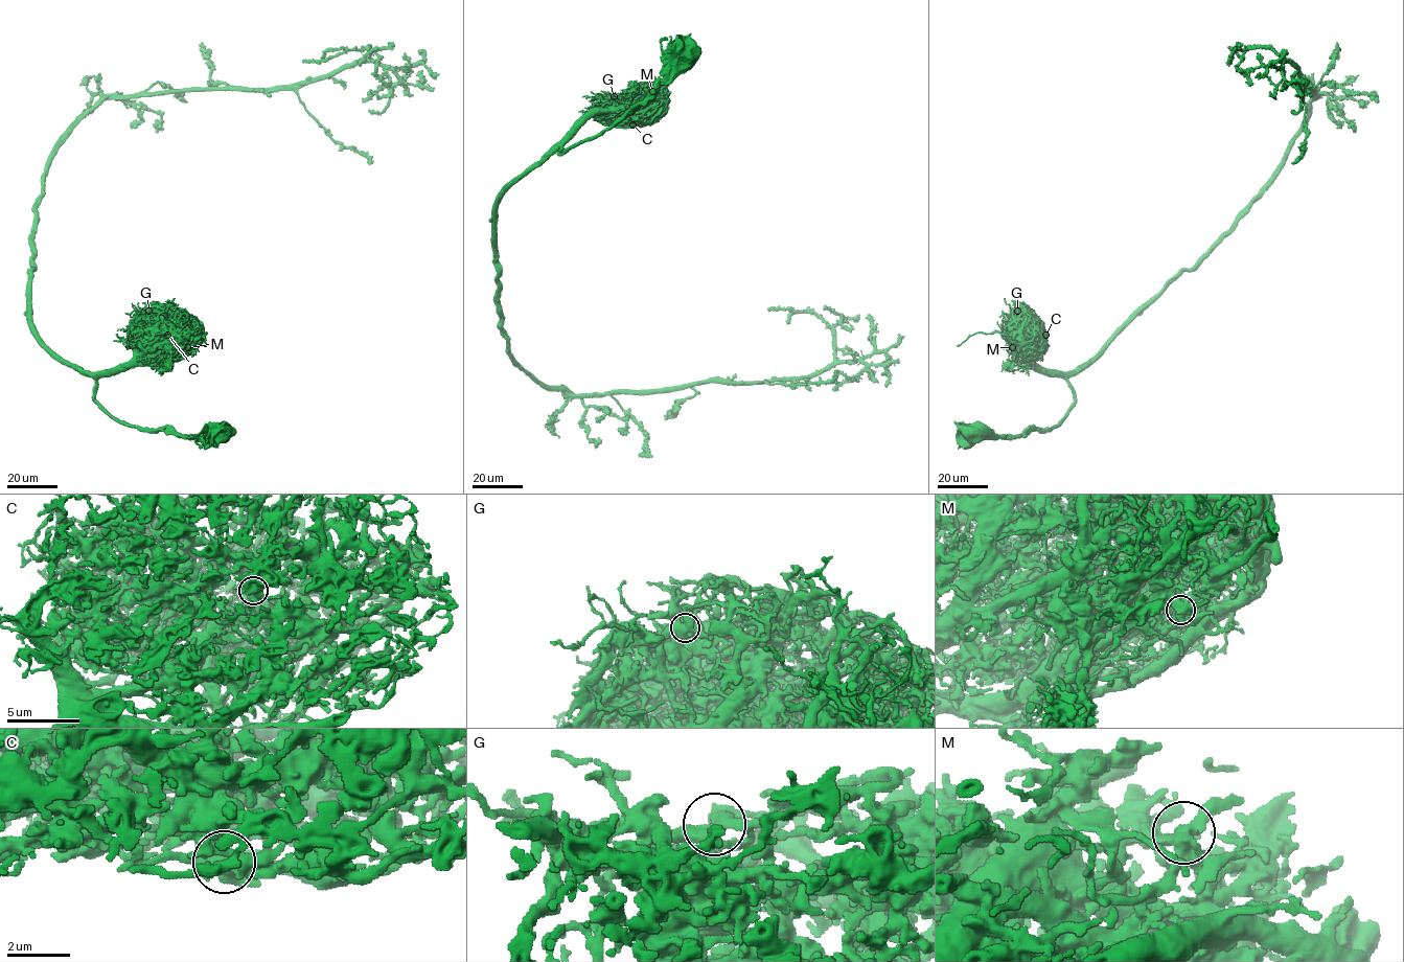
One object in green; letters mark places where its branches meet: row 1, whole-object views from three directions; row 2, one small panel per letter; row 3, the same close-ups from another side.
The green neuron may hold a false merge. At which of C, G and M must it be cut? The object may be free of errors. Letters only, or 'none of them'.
M

